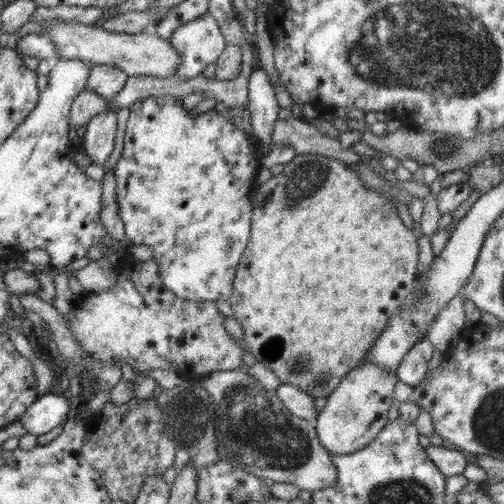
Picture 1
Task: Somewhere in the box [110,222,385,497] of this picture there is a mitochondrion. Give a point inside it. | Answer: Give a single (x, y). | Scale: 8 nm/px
(251, 433)

